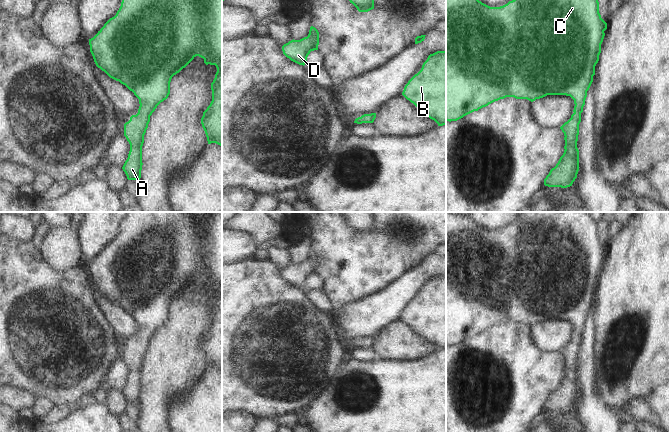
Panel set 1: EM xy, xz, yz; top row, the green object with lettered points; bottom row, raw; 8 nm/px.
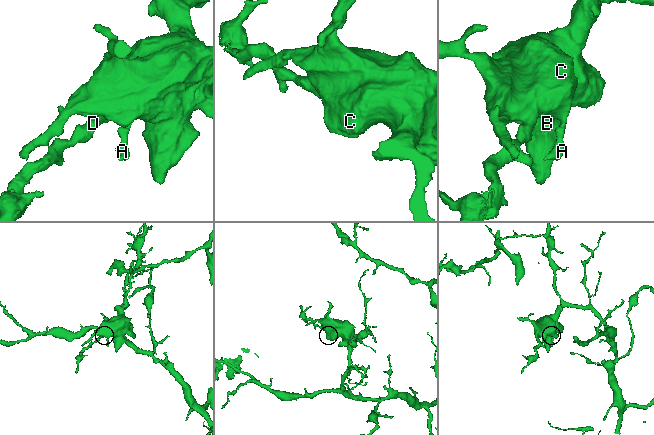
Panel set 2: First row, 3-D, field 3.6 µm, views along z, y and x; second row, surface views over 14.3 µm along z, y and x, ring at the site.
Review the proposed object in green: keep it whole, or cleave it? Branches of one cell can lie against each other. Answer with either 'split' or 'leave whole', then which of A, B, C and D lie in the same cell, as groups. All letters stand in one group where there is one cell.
leave whole; groups A B C D

